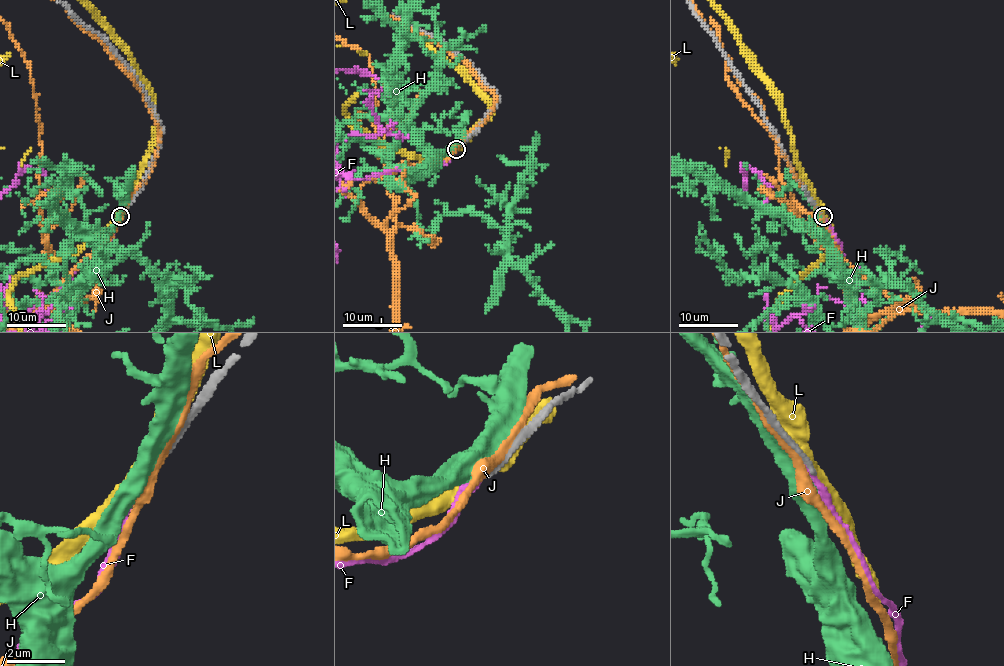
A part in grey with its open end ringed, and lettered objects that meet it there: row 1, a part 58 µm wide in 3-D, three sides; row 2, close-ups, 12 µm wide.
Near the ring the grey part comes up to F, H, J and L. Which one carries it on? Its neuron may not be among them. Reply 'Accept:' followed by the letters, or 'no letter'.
Accept: F

